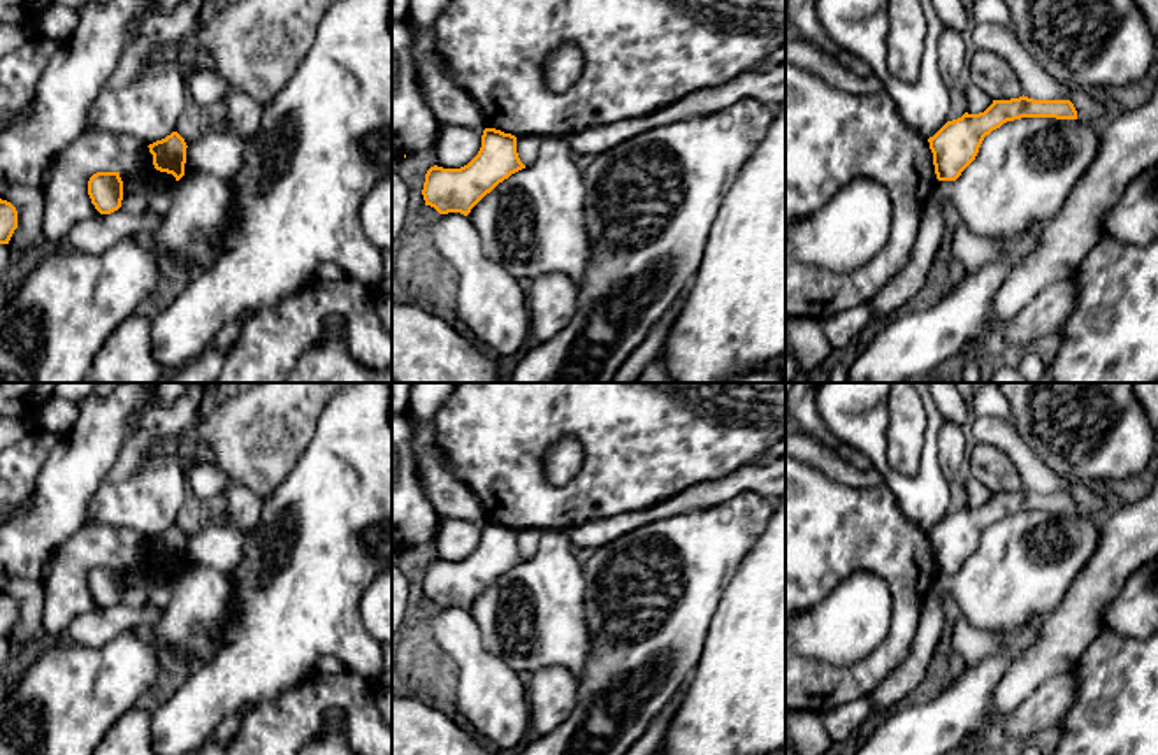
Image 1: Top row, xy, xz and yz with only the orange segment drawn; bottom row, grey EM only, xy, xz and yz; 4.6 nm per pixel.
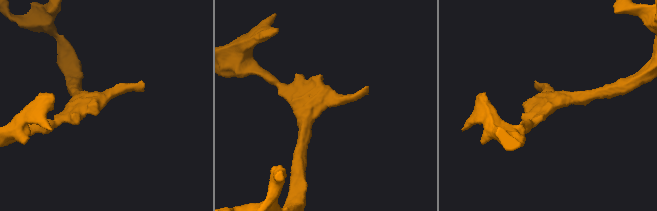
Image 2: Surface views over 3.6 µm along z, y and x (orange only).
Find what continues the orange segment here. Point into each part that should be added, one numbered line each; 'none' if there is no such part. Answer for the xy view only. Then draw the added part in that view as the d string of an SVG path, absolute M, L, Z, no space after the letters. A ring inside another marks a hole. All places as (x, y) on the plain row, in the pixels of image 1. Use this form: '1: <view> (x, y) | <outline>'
none

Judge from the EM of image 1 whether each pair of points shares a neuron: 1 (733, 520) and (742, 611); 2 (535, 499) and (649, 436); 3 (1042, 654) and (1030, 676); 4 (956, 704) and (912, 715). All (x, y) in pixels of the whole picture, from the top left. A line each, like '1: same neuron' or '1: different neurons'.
1: different neurons
2: same neuron
3: same neuron
4: same neuron

